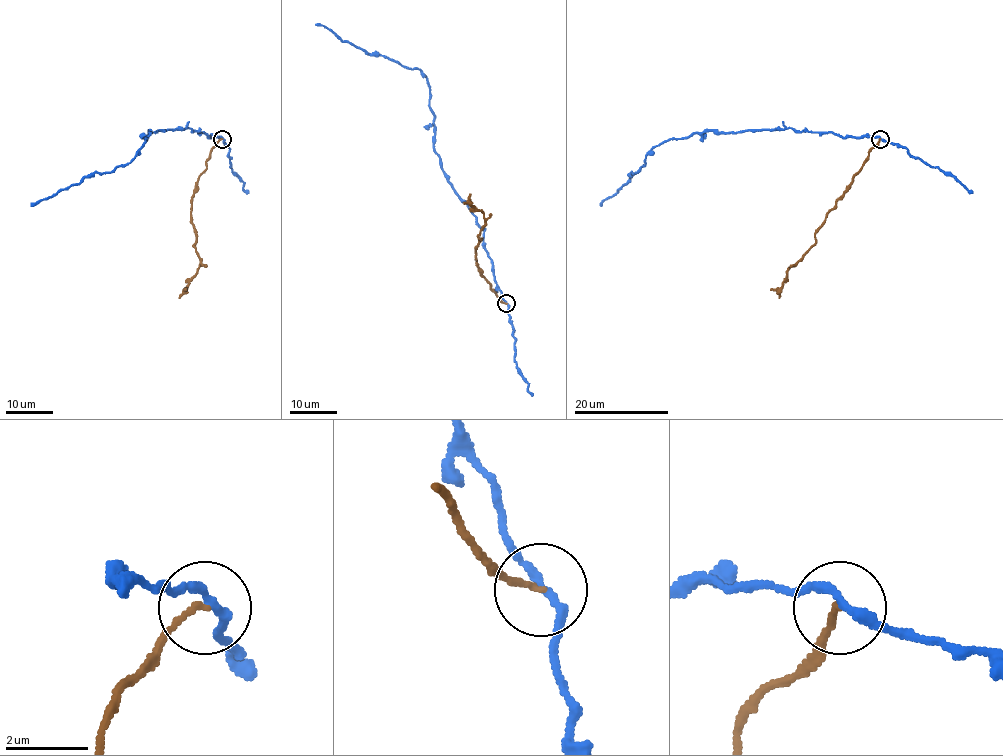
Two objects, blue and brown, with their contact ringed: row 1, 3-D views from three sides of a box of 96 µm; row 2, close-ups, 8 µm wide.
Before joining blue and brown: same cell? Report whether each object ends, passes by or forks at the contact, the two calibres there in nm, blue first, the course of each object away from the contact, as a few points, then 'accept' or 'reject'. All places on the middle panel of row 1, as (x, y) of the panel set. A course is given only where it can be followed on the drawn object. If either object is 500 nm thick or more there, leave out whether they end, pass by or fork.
blue passes by; brown ends; calibres 200 and 130 nm; course blue (506, 304), (484, 247), (484, 231), (434, 150), (434, 117), (423, 74), (382, 55), (369, 55), (315, 24); course brown (506, 304), (490, 288), (476, 260), (484, 213), (463, 203); reject

